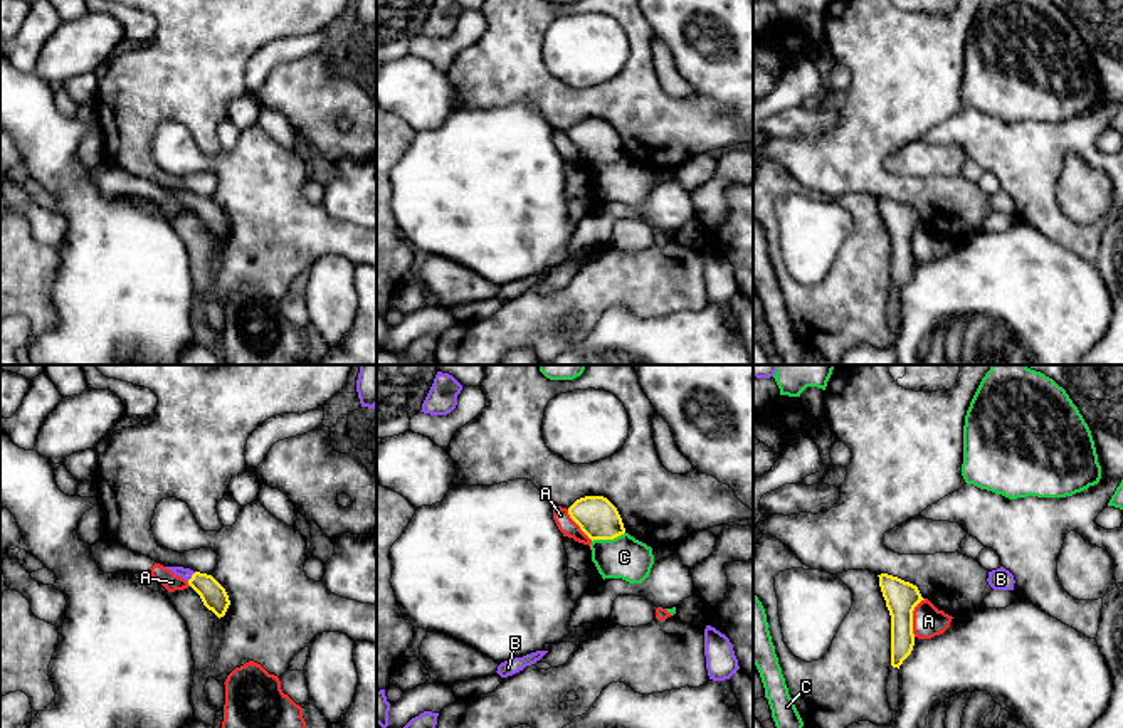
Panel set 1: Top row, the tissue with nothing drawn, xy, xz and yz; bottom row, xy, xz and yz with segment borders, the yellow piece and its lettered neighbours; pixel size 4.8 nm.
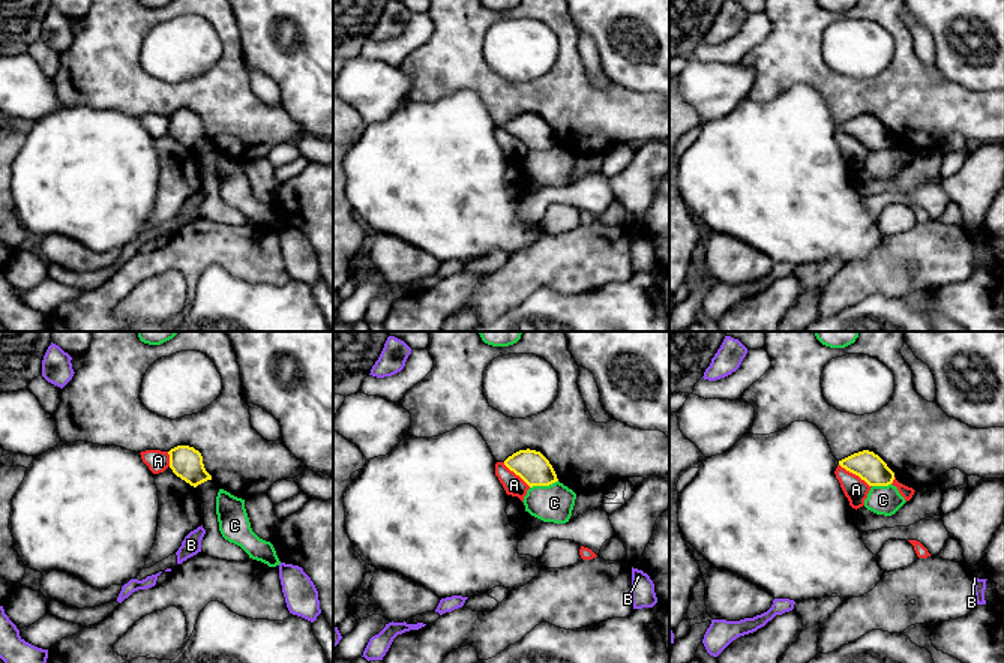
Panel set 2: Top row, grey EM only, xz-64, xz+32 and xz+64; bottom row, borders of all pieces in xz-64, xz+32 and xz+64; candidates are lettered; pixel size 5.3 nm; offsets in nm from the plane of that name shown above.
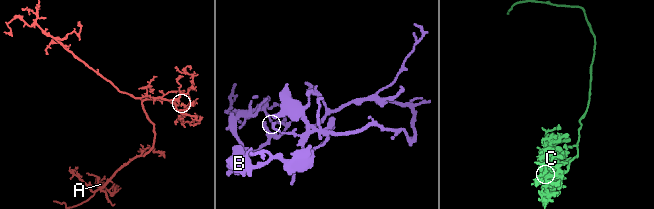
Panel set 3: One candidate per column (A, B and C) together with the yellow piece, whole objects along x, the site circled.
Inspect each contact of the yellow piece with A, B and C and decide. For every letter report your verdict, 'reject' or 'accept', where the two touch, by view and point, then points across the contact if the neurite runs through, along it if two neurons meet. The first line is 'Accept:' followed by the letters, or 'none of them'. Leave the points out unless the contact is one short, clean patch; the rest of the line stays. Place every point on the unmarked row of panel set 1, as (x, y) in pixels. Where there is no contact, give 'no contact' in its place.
Accept: B
A: reject; contact yz (912, 241)
B: accept; contact xy (192, 200); way xy (212, 217), (192, 200), (182, 195)
C: reject; contact xz (607, 162); border xz (624, 155), (612, 162), (595, 162), (592, 165)

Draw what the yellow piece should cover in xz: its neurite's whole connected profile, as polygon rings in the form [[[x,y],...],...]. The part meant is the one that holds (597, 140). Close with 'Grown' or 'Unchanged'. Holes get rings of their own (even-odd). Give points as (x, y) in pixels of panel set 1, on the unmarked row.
[[[604,119],[577,123],[568,138],[592,165],[614,163],[625,156],[617,131]]]. Unchanged

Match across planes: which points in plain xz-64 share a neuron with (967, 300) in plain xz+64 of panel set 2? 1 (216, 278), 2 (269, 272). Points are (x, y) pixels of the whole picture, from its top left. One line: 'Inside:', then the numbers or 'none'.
Inside: 1

